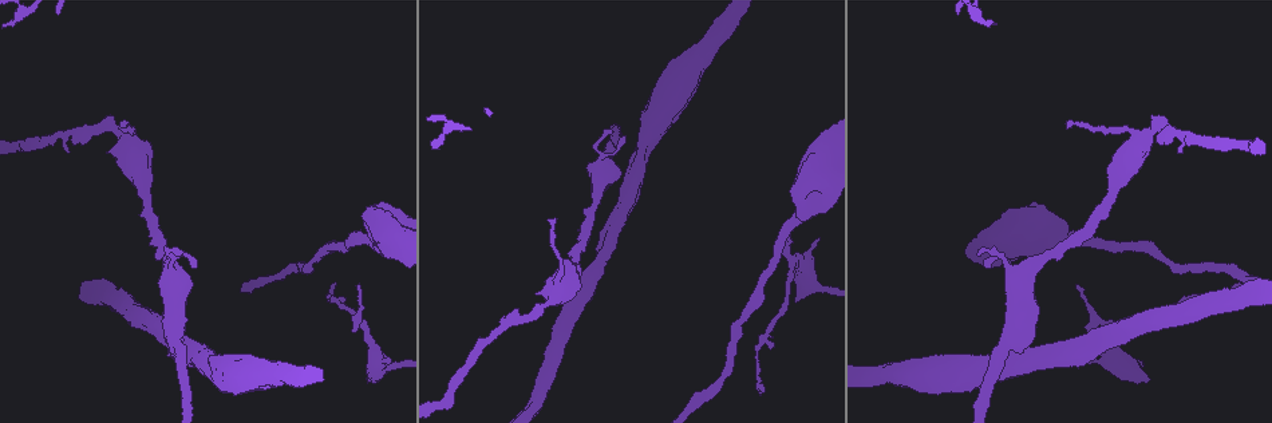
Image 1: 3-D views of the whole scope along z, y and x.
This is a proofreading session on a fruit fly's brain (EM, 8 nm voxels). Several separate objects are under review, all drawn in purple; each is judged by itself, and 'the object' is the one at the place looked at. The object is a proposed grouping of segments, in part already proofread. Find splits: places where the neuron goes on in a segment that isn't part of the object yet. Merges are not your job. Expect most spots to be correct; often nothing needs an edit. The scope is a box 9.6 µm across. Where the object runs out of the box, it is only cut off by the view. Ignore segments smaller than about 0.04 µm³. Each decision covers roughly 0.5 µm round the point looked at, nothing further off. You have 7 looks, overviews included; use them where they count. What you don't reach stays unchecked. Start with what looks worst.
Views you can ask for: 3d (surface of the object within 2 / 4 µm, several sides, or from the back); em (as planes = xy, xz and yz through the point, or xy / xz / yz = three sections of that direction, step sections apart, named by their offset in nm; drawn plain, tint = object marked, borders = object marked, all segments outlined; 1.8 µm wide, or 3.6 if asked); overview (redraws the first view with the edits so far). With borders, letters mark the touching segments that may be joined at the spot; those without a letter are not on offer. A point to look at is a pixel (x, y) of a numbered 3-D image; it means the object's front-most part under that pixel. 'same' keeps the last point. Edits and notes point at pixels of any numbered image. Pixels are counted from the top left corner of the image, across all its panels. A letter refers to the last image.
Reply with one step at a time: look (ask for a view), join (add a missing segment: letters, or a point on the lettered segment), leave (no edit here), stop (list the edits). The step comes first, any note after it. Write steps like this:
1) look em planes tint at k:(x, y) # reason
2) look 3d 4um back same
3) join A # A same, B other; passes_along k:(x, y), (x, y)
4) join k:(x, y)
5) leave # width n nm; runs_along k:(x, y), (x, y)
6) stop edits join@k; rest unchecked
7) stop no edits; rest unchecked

look em xy step 4 borders at 1:(818, 240) # thin end

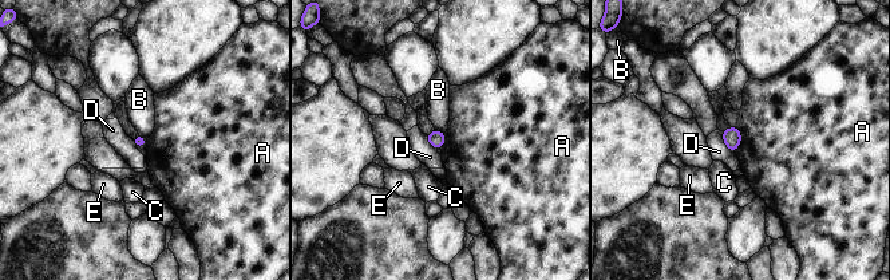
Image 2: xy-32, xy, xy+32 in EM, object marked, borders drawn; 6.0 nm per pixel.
leave # longest_contact A 170 nm; A other, B other, C other, D other, E other; no lettered segment goes on from it

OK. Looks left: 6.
look 3d 4um at 1:(1078, 285) # branch stops here

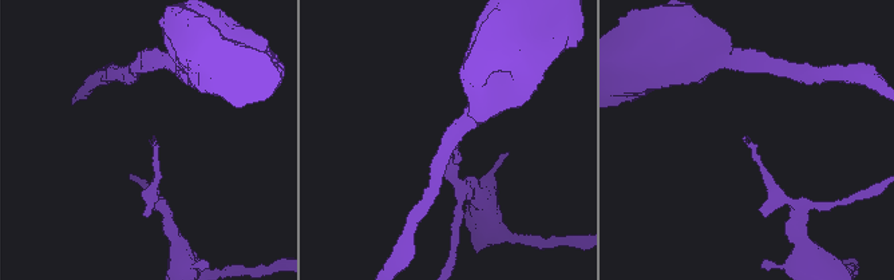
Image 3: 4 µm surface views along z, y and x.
look em planes borders at 3:(153, 137) # now the EM

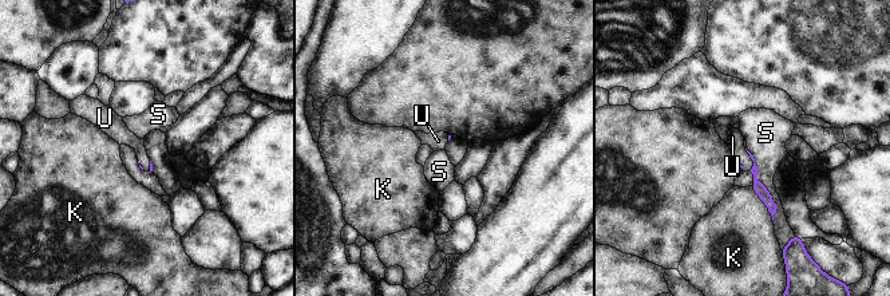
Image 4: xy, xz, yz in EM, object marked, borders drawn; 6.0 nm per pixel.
join U # K other, S other, U same; passes_along 4:(762, 192), (751, 158), (732, 137); it goes on there

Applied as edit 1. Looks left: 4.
look 3d 2um at 1:(335, 286) # thin end

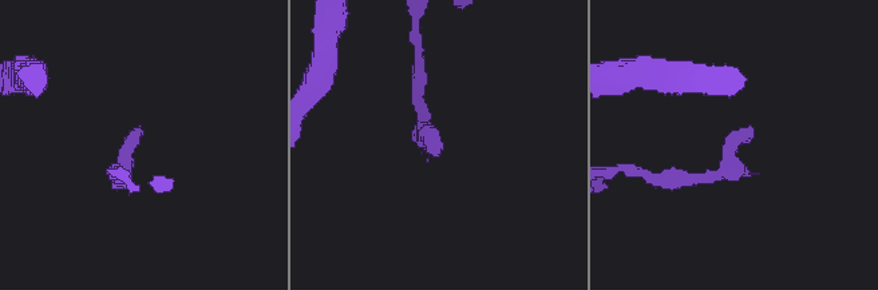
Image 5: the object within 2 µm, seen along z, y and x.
look em planes borders at 5:(138, 134) # now the EM

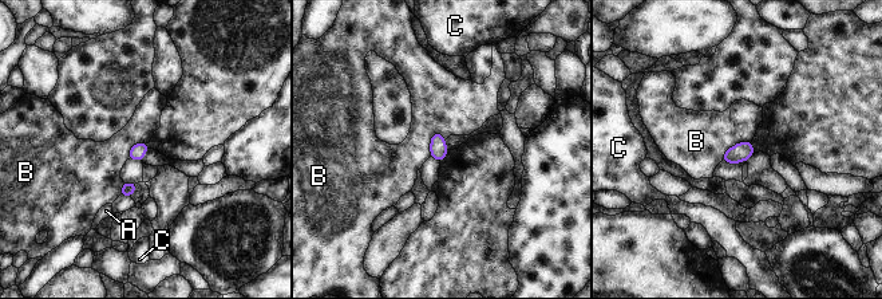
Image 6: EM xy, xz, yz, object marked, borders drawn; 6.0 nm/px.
leave # A other, B other, C other; no lettered segment goes on from it

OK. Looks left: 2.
stop edits join@4; rest unchecked

